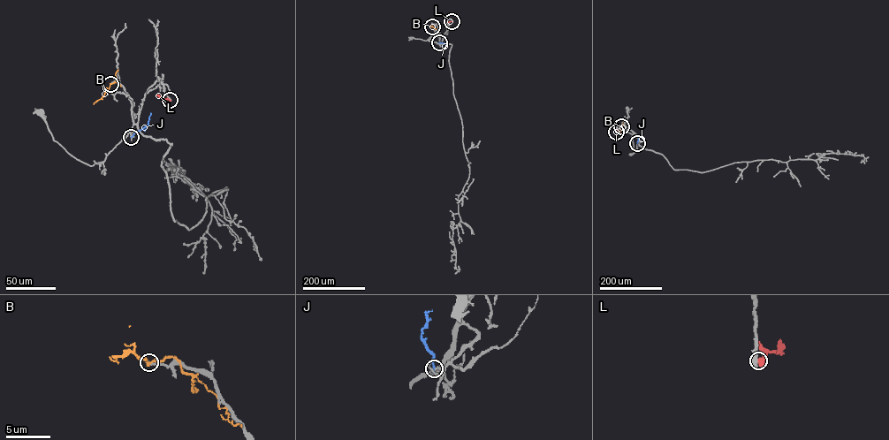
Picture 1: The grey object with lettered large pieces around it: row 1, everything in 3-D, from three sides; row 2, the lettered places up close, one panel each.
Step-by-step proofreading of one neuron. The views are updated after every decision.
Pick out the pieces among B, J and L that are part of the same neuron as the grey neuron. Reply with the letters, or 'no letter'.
no letter

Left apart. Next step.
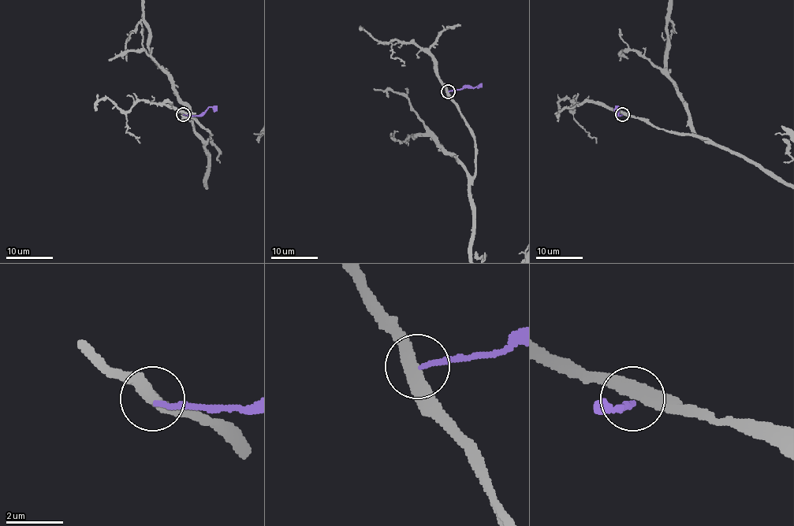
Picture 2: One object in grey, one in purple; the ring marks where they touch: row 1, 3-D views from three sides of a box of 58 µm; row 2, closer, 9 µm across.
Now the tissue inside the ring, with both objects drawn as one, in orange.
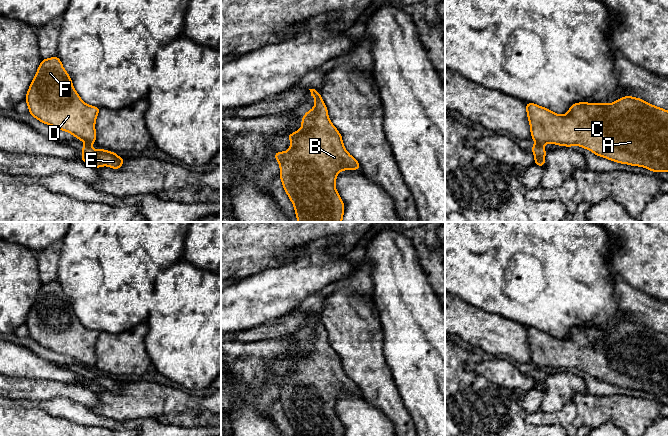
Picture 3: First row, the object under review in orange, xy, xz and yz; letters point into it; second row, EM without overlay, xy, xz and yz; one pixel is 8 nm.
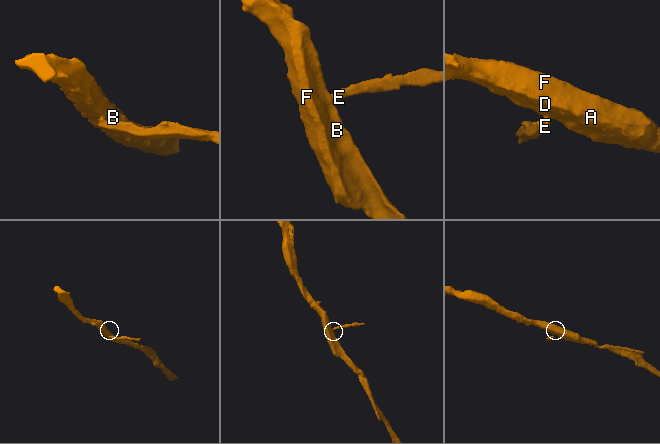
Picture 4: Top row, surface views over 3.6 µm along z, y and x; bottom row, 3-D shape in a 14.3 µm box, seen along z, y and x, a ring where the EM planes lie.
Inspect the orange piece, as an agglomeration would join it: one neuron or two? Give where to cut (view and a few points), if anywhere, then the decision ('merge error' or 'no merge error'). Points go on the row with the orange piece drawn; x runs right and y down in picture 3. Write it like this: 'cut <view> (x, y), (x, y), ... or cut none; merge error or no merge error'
cut yz (536, 143), (542, 145); merge error

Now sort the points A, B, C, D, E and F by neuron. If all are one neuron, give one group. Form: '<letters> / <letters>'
A B C D F / E

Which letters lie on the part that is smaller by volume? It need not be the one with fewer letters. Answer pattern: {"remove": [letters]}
{"remove": ["E"]}

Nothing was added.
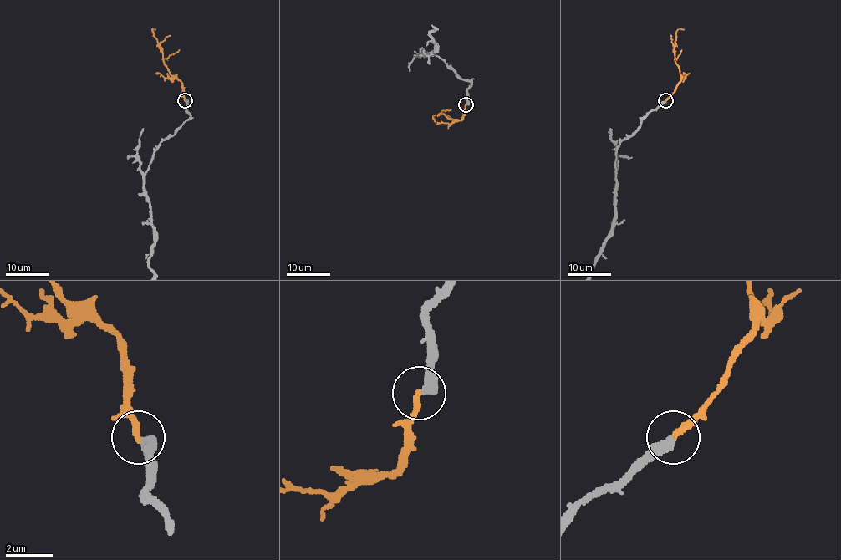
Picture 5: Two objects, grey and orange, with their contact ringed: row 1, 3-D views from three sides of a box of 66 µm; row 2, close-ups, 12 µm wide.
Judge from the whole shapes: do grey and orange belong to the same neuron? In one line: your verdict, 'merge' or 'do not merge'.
merge

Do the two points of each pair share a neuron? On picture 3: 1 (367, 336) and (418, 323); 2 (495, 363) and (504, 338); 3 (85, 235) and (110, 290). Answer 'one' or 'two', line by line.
1: two
2: two
3: one

